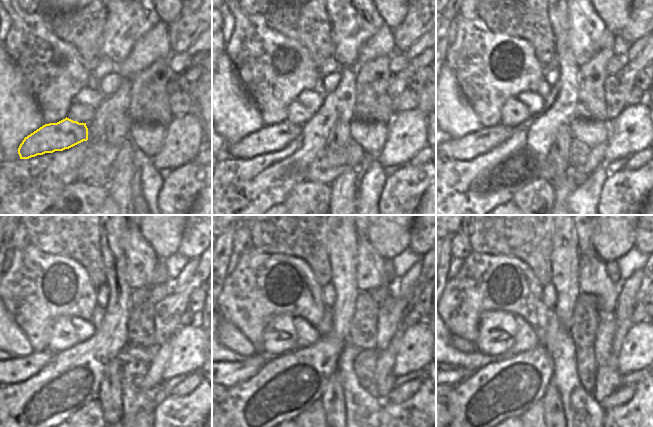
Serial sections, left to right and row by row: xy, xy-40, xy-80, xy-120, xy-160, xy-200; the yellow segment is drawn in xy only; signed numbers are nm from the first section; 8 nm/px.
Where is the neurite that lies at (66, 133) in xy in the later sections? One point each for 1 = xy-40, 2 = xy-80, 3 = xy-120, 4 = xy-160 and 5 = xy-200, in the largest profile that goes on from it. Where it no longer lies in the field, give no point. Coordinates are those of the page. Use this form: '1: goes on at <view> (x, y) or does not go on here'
1: goes on at xy-40 (272, 138)
2: goes on at xy-80 (480, 142)
3: goes on at xy-120 (16, 370)
4: goes on at xy-160 (232, 373)
5: goes on at xy-200 (456, 374)

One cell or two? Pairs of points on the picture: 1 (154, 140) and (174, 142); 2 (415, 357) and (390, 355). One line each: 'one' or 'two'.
1: two
2: two

